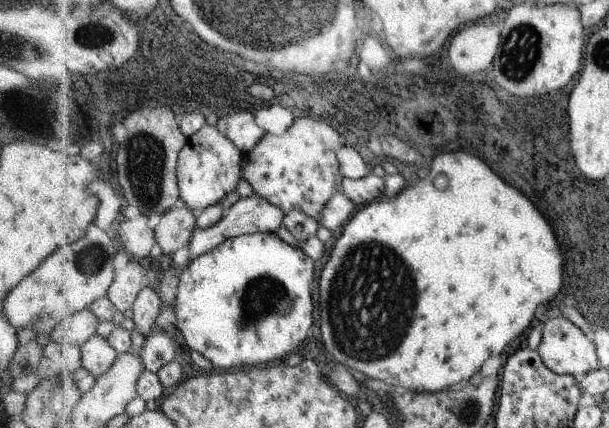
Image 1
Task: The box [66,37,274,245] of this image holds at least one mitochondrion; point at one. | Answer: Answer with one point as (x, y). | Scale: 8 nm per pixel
(146, 159)

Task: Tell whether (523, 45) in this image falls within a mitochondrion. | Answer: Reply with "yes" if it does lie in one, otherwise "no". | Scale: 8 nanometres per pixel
yes

